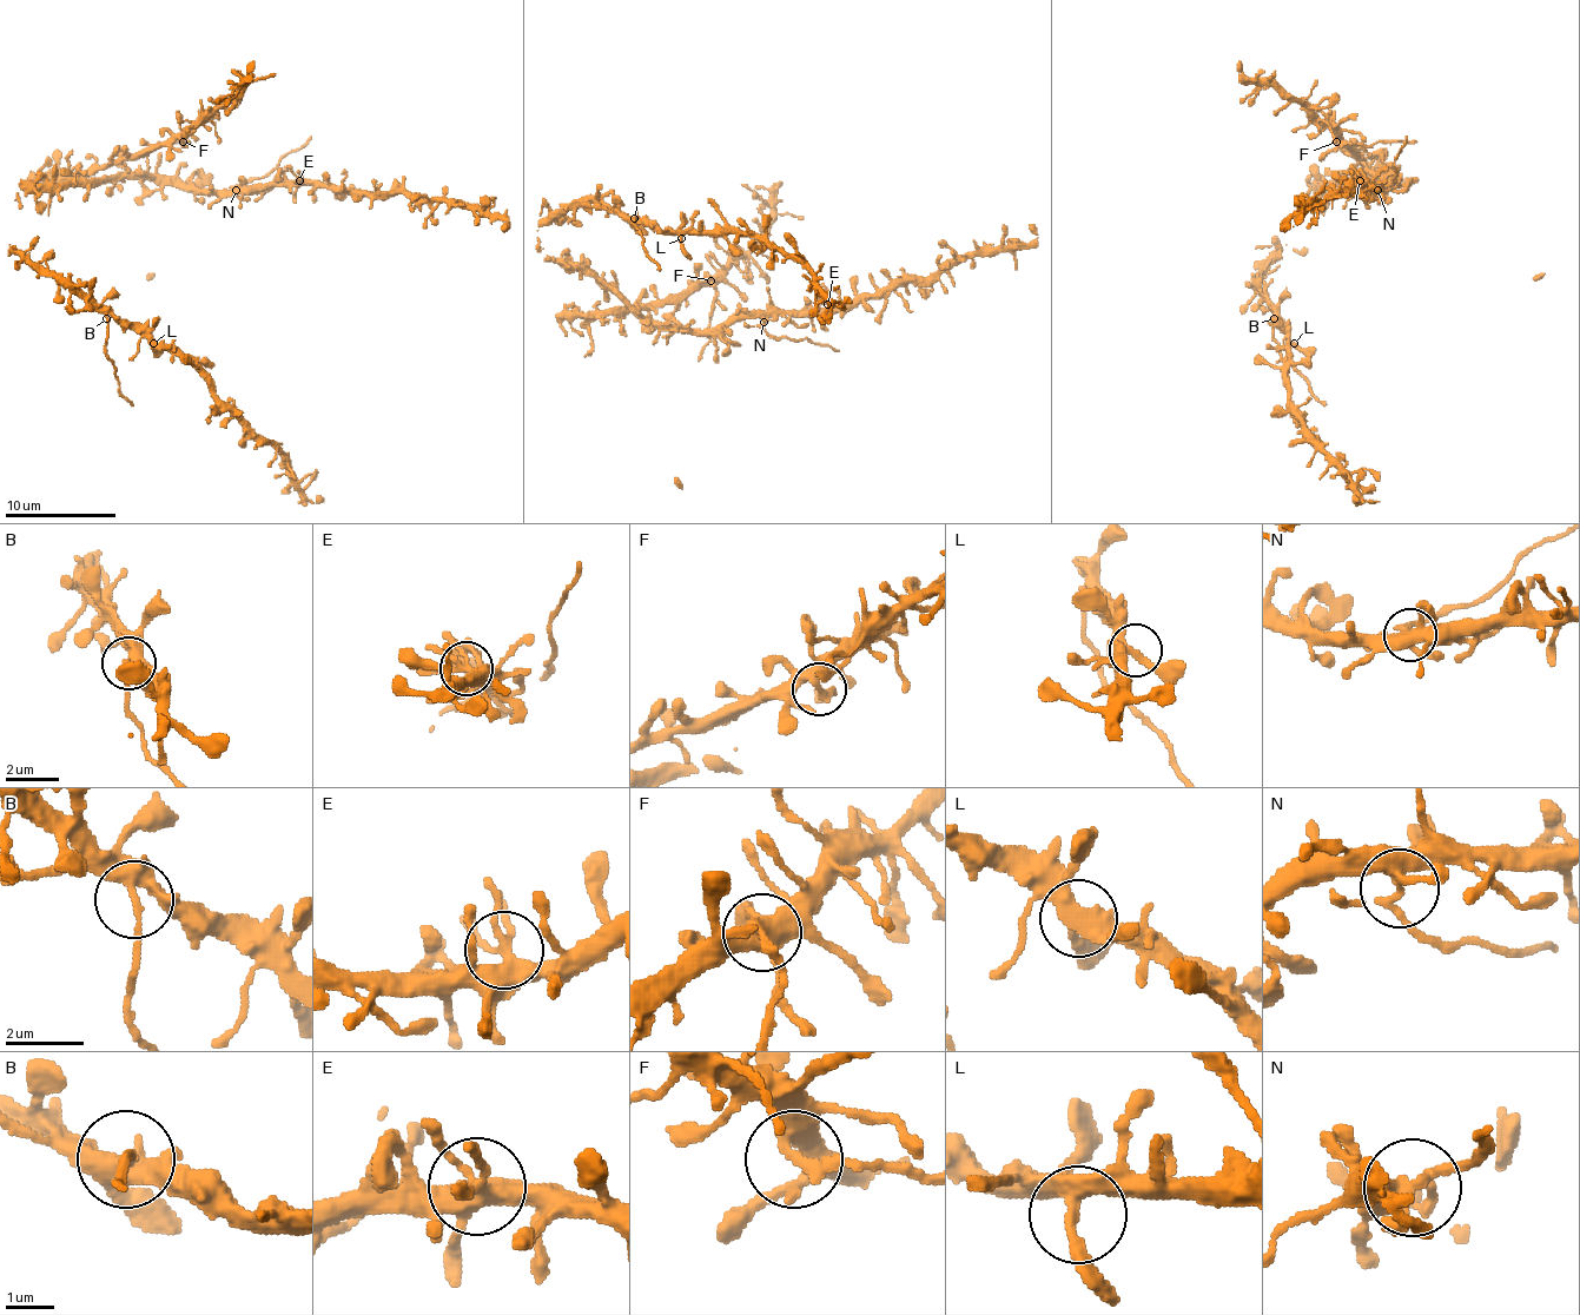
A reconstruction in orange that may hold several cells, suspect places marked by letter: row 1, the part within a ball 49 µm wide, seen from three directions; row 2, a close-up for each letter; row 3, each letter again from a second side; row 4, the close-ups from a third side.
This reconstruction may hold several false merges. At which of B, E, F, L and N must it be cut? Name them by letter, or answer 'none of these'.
B, F, N

